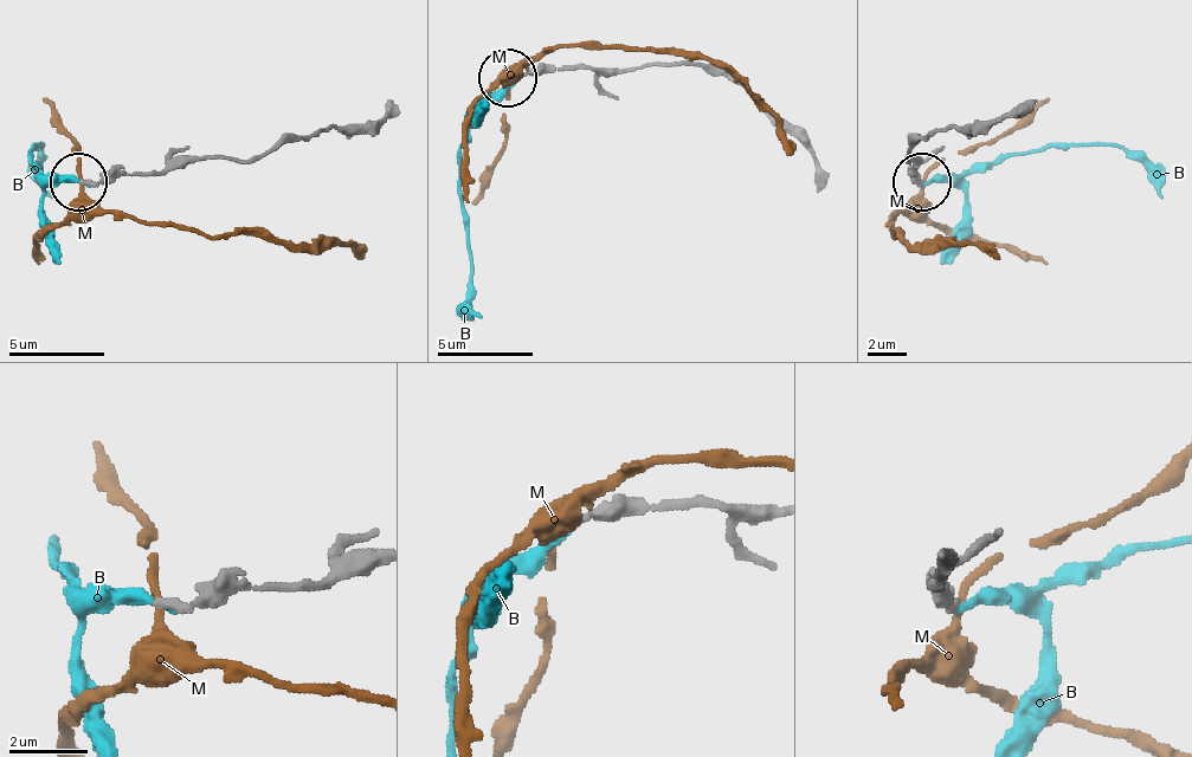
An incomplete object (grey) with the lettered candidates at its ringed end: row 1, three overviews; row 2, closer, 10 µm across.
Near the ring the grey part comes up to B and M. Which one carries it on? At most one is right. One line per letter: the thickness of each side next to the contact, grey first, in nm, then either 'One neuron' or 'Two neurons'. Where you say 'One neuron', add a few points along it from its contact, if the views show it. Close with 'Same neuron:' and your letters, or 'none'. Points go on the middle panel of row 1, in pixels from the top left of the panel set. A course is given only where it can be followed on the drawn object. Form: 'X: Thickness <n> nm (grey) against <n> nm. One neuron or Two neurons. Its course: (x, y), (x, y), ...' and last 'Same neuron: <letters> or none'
B: Thickness 240 nm (grey) against 200 nm. Two neurons
M: Thickness 200 nm (grey) against 280 nm. Two neurons
Same neuron: none

